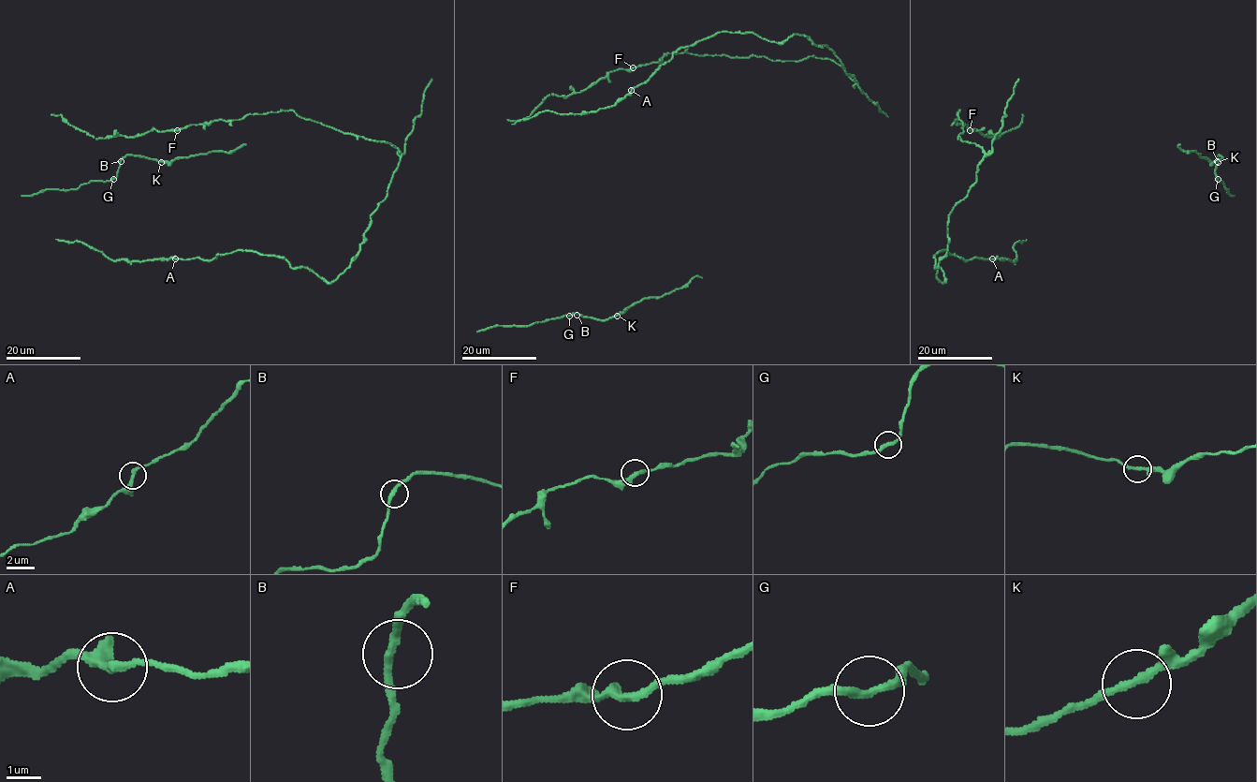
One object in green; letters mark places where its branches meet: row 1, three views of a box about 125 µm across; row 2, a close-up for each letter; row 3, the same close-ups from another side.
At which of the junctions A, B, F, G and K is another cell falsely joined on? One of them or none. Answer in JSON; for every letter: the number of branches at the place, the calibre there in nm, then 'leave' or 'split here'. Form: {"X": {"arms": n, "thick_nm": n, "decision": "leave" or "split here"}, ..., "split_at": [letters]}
{"A": {"arms": 2, "thick_nm": 240, "decision": "leave"}, "B": {"arms": 2, "thick_nm": 260, "decision": "leave"}, "F": {"arms": 2, "thick_nm": 240, "decision": "leave"}, "G": {"arms": 2, "thick_nm": 240, "decision": "leave"}, "K": {"arms": 2, "thick_nm": 240, "decision": "leave"}, "split_at": []}

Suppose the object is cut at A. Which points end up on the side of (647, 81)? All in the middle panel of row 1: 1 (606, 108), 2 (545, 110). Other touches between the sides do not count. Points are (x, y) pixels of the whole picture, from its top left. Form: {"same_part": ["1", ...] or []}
{"same_part": []}

